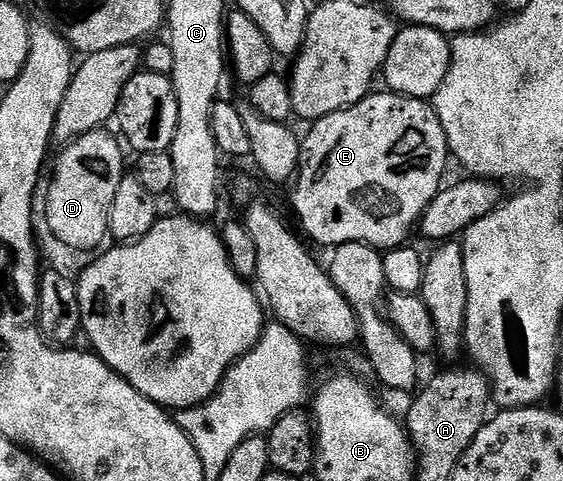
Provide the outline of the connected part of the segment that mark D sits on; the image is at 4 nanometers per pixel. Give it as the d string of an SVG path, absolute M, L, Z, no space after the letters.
M100 130L77 137L60 151L47 188L47 228L67 248L87 252L108 239L109 210L125 175L124 145L116 140L107 130Z

